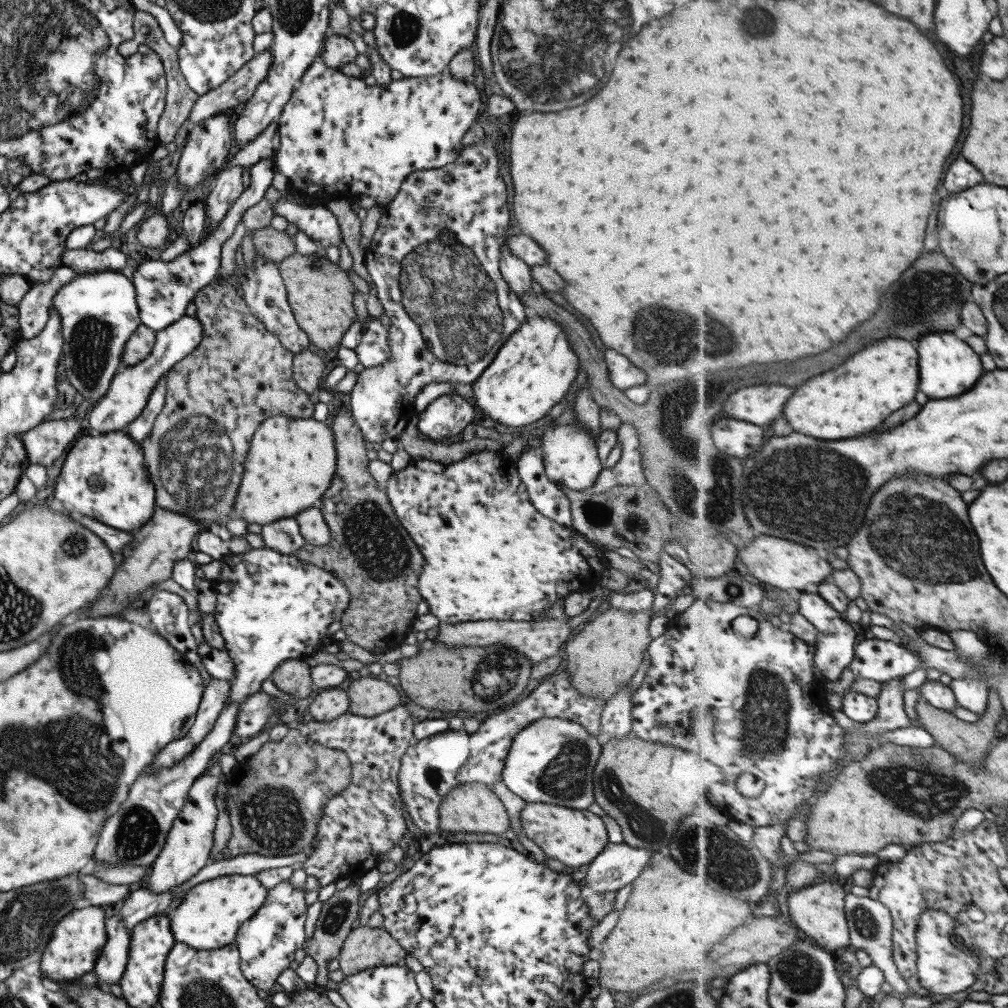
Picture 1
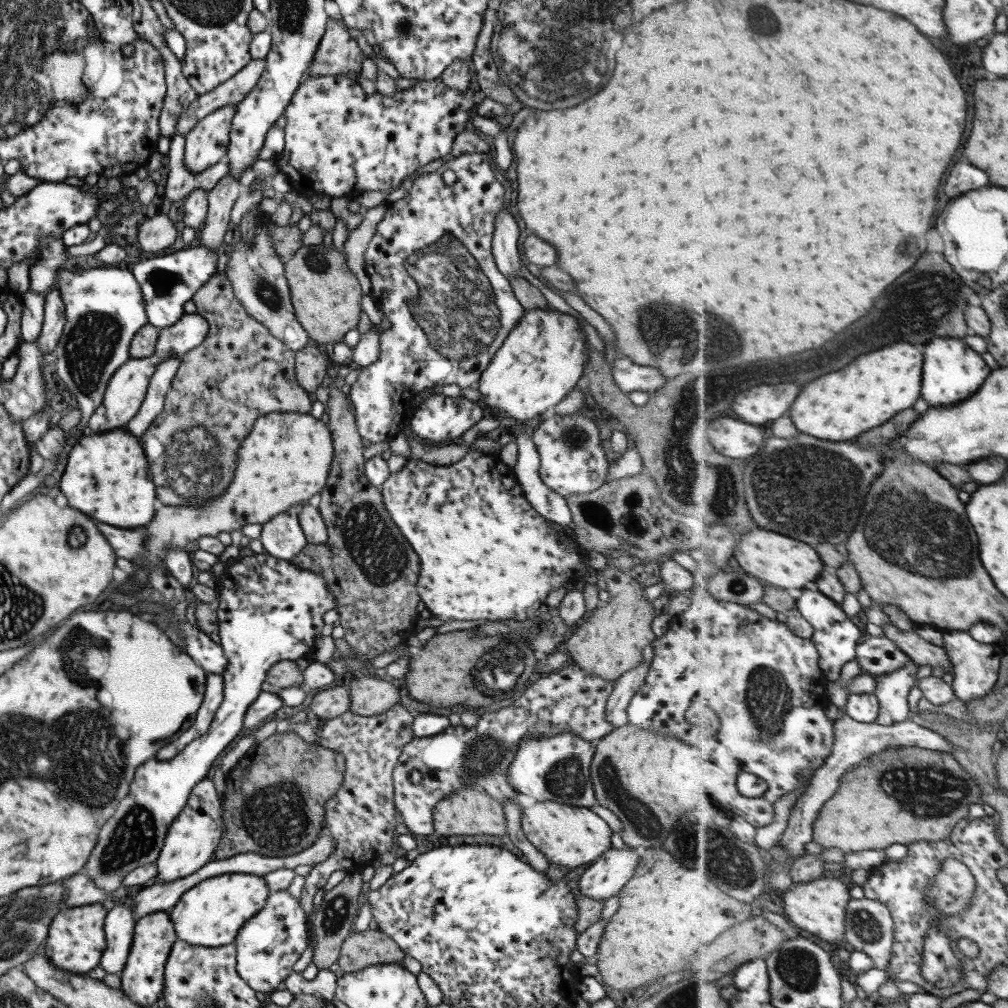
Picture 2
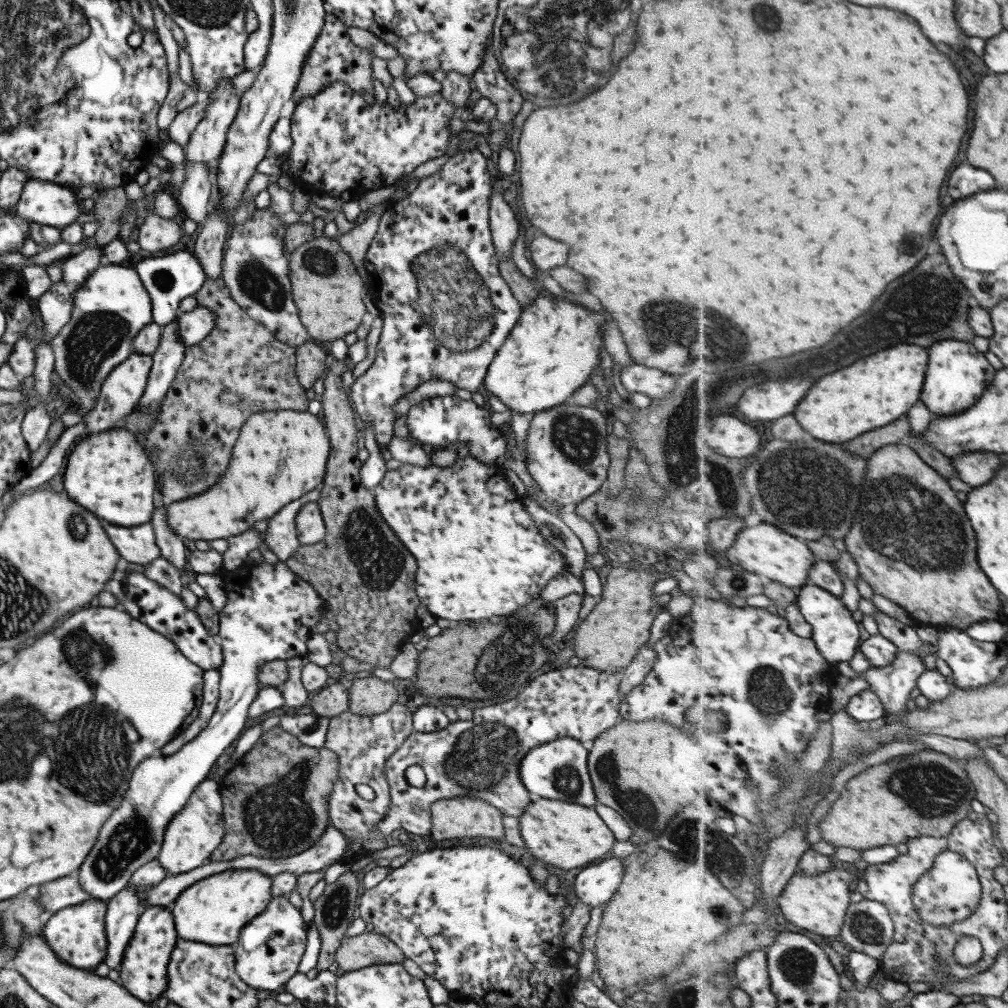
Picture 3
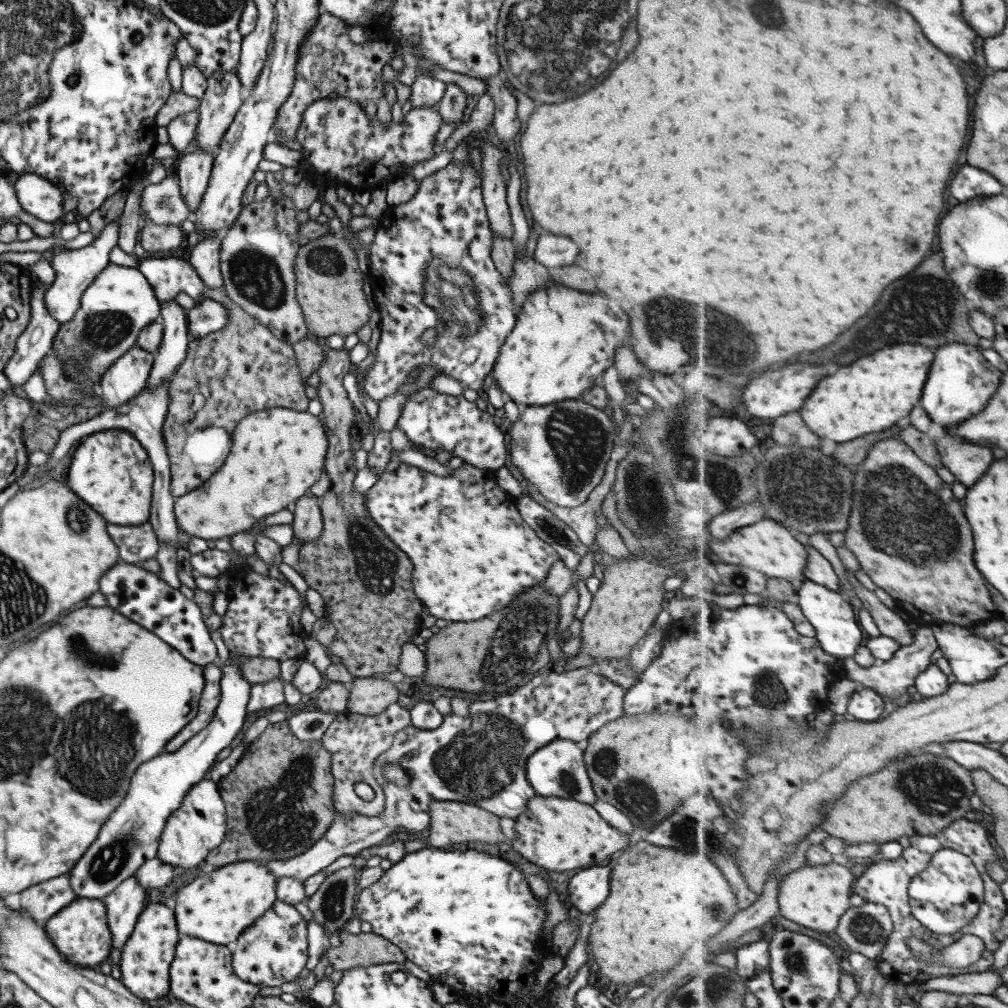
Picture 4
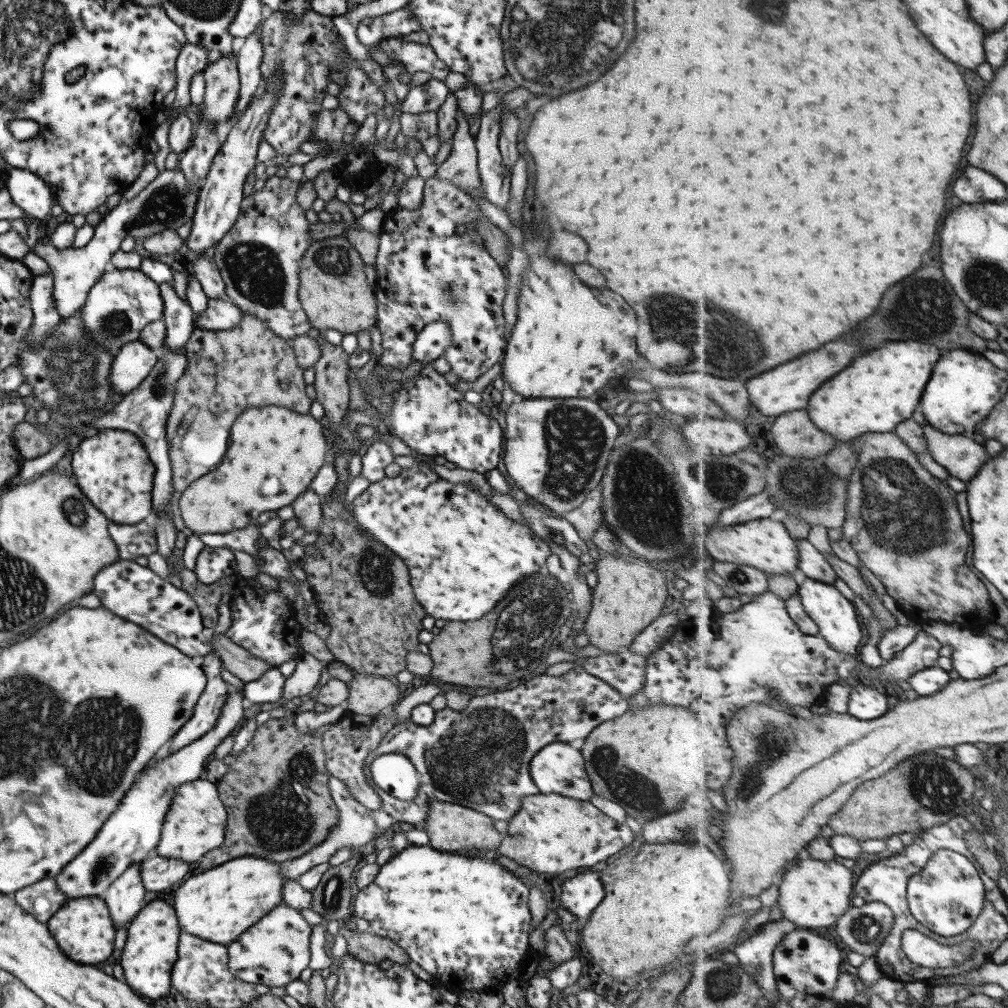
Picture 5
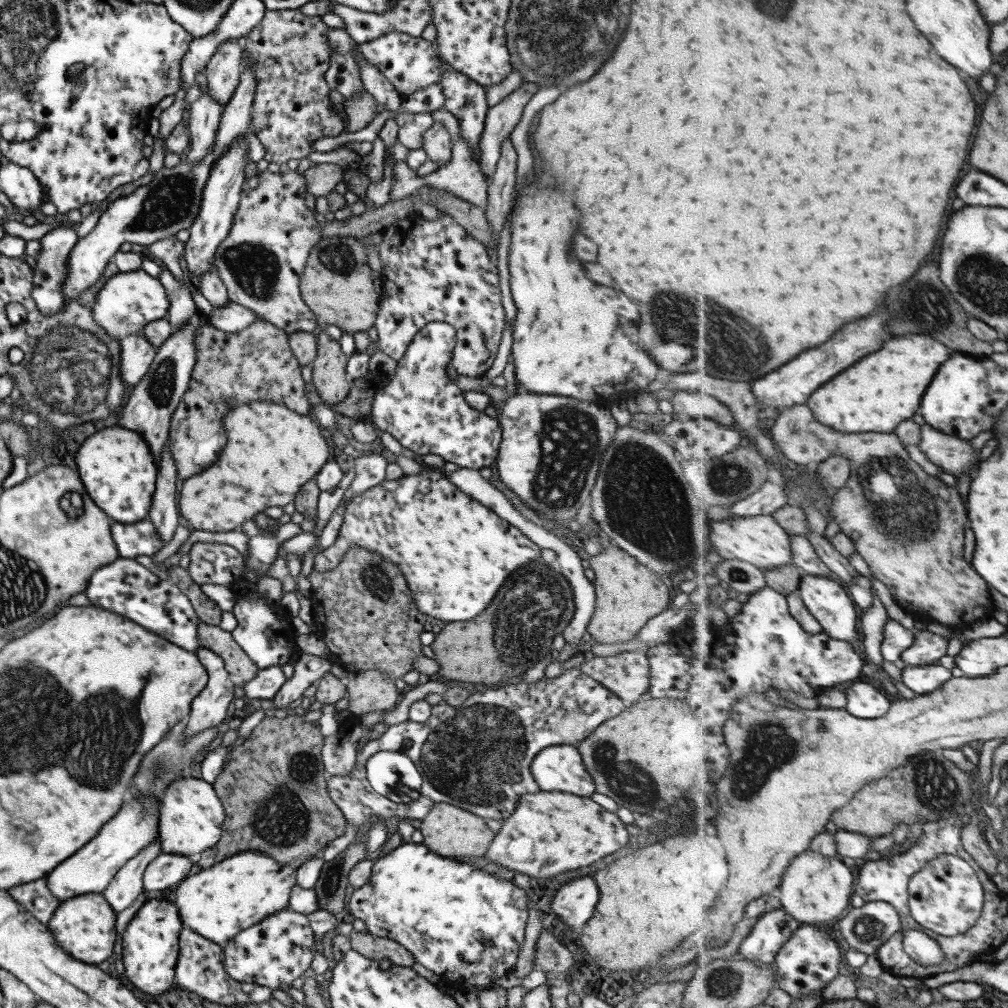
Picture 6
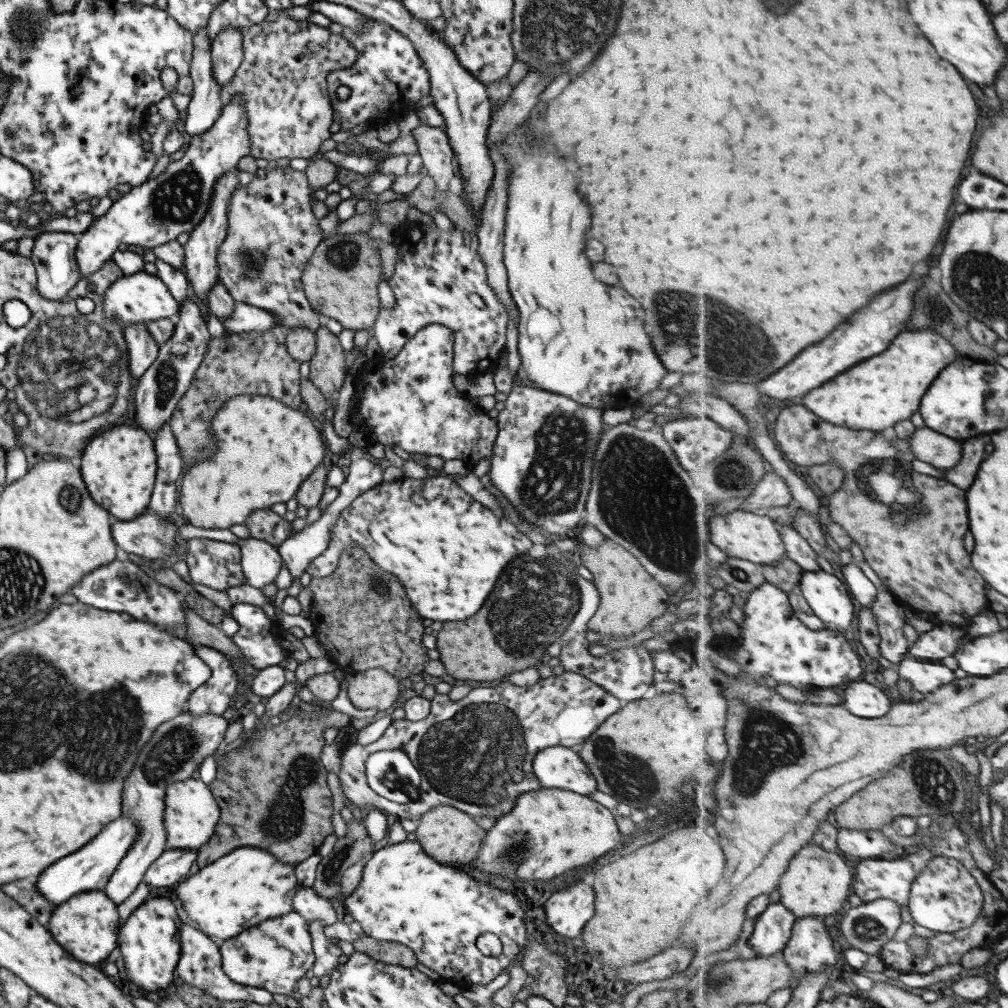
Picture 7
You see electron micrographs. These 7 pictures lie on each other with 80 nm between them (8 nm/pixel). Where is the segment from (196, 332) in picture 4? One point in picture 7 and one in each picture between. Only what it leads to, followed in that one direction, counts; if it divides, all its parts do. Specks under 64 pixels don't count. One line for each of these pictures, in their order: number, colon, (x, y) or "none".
5: (220, 314)
6: (231, 317)
7: (245, 318)

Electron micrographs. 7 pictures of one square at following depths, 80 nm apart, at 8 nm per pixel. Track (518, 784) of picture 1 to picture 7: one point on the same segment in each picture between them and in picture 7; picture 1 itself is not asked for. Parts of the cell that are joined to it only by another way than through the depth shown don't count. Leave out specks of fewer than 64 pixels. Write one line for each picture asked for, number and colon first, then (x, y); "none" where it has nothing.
2: (556, 767)
3: (557, 770)
4: (557, 769)
5: (557, 768)
6: (559, 767)
7: (558, 767)

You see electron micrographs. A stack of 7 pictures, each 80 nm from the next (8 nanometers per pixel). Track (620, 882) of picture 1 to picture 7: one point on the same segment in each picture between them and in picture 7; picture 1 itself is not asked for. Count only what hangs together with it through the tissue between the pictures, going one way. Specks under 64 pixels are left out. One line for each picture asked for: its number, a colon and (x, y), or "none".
2: (604, 877)
3: (593, 885)
4: (586, 890)
5: (579, 895)
6: (573, 904)
7: (566, 910)

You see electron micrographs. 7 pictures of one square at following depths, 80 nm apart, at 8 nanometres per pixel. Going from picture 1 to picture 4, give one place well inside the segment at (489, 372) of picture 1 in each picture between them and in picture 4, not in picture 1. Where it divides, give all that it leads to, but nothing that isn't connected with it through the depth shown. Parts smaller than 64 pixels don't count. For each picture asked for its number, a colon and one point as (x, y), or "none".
2: (543, 357)
3: (553, 348)
4: (562, 339)

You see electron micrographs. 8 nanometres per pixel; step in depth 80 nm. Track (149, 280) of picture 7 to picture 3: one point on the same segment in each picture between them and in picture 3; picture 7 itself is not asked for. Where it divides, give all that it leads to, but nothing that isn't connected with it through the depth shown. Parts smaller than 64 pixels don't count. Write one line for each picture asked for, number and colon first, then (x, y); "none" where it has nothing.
3: (111, 306)
4: (119, 302)
5: (118, 305)
6: (127, 301)

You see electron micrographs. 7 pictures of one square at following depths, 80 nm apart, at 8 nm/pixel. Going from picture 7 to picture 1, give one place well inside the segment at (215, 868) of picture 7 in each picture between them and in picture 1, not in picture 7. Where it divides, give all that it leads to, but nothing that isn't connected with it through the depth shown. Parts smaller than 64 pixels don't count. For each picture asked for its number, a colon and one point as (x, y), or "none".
1: (208, 916)
2: (209, 914)
3: (213, 910)
4: (217, 907)
5: (218, 904)
6: (218, 902)

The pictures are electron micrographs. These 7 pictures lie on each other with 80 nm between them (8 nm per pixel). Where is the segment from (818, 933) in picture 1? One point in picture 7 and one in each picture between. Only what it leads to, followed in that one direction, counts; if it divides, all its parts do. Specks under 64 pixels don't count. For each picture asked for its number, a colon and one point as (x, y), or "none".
2: (820, 907)
3: (819, 903)
4: (817, 897)
5: (814, 893)
6: (816, 888)
7: (817, 882)

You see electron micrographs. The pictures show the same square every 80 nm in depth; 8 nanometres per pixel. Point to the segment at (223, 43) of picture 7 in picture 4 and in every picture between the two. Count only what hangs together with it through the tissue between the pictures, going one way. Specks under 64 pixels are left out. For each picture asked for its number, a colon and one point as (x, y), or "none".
4: (217, 107)
5: (221, 86)
6: (222, 70)

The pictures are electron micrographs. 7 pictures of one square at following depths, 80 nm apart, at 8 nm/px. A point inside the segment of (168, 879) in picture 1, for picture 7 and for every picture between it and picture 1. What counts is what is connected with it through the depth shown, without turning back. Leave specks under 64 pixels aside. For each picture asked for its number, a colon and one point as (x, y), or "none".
2: (195, 832)
3: (191, 835)
4: (197, 825)
5: (194, 823)
6: (190, 815)
7: (190, 812)

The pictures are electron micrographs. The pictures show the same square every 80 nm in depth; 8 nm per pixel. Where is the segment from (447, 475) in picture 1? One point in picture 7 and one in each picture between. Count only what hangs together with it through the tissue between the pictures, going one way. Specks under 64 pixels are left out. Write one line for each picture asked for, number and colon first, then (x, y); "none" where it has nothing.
2: (483, 552)
3: (478, 554)
4: (471, 554)
5: (462, 555)
6: (454, 553)
7: (447, 557)

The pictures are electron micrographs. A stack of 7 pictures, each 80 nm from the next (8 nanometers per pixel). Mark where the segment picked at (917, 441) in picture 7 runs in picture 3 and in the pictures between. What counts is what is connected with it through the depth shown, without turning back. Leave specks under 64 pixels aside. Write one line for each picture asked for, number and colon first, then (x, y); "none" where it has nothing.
3: (976, 468)
4: (967, 461)
5: (963, 457)
6: (953, 454)

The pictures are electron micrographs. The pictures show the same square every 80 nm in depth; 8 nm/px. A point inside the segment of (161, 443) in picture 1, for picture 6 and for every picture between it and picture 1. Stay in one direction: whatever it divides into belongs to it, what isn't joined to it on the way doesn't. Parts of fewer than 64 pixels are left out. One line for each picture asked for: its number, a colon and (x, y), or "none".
2: (239, 371)
3: (239, 369)
4: (241, 368)
5: (227, 371)
6: (255, 364)

